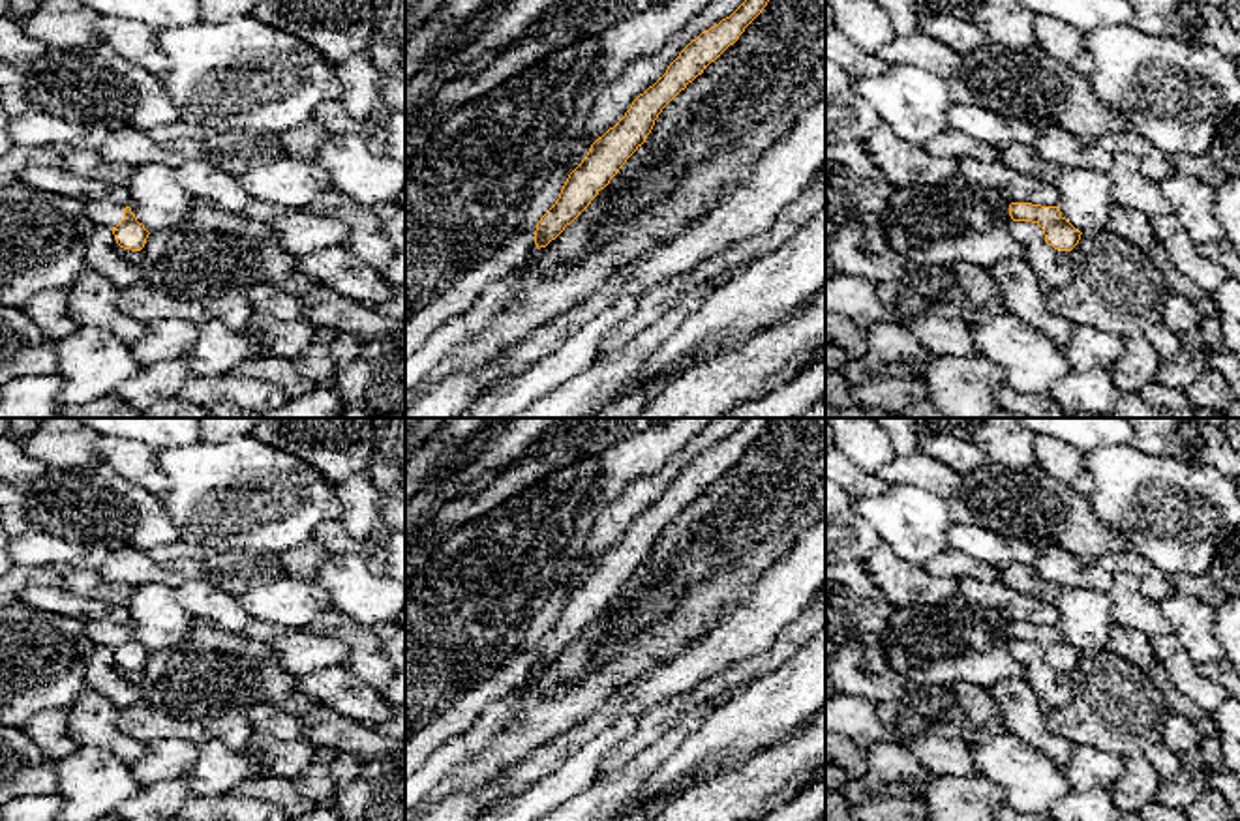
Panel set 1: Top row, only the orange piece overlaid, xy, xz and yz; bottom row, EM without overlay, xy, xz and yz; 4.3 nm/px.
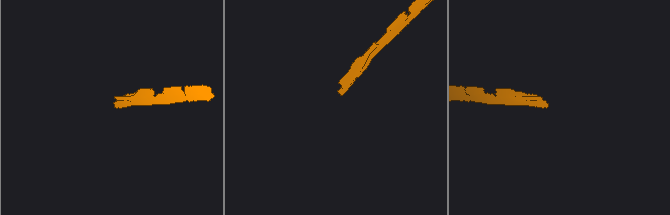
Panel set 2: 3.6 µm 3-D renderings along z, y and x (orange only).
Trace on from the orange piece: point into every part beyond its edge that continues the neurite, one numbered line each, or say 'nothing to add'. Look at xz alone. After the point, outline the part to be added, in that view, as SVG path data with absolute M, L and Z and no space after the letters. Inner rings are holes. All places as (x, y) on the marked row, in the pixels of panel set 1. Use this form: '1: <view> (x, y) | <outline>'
1: xz (514, 252) | M537 227L514 231L488 259L473 266L456 287L437 296L405 324L405 360L446 321L467 313L480 292L493 281L516 272L538 251Z

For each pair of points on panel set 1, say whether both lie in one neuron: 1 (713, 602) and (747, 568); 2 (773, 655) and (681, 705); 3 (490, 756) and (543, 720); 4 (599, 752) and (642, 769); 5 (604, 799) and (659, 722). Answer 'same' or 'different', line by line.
1: same
2: same
3: same
4: different
5: different

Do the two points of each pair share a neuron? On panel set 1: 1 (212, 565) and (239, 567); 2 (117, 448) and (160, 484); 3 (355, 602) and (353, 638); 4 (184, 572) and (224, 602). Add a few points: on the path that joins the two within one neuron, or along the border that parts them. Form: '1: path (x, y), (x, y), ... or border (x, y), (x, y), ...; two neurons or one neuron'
1: path (218, 567), (233, 567); one neuron
2: path (128, 458), (149, 477); one neuron
3: border (332, 608), (374, 628); two neurons
4: border (201, 576), (175, 587); two neurons

